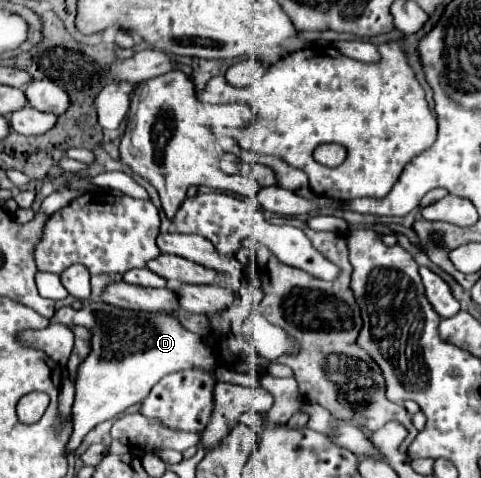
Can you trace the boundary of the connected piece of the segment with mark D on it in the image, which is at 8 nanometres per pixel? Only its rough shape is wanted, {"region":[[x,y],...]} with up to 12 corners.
{"region":[[100,301],[60,307],[86,325],[68,451],[146,399],[168,373],[214,369],[176,317]]}

